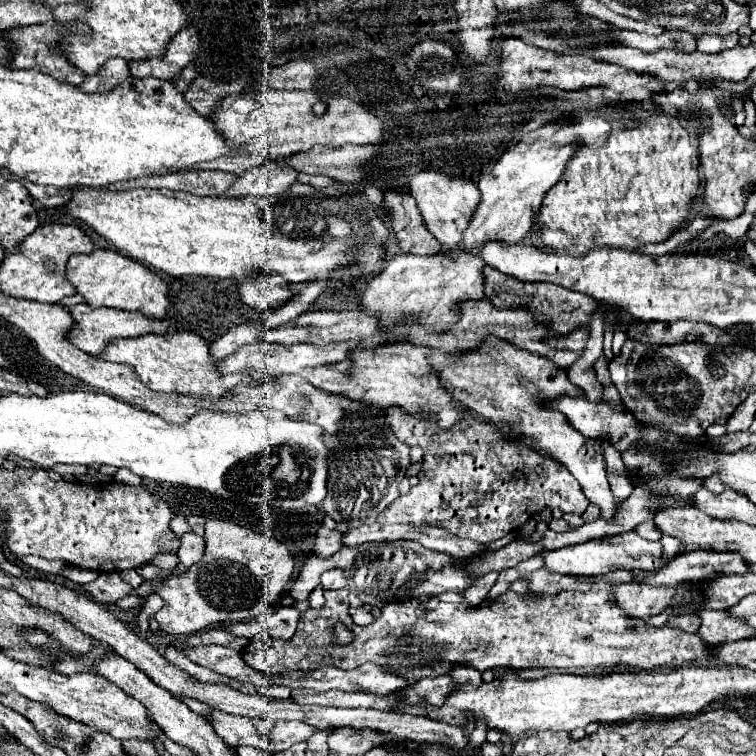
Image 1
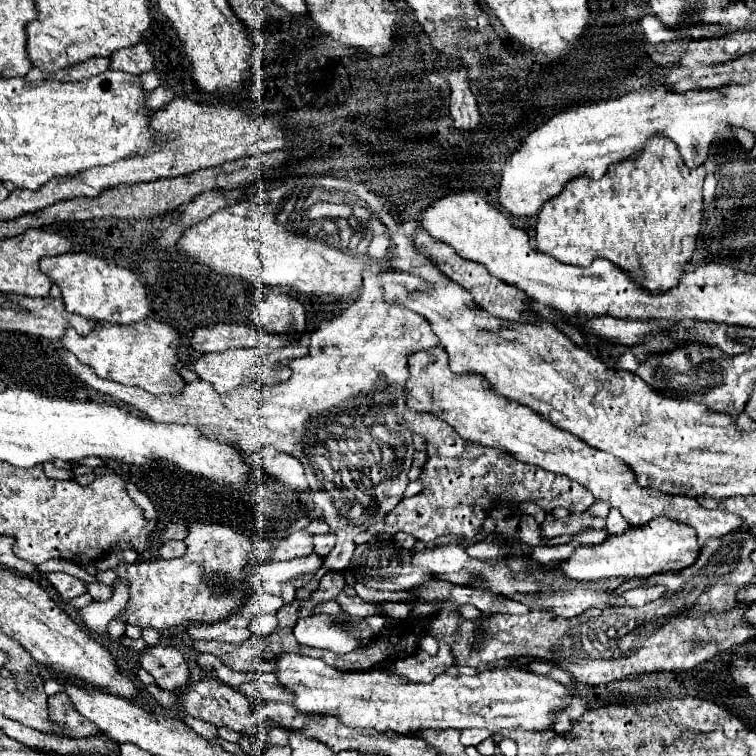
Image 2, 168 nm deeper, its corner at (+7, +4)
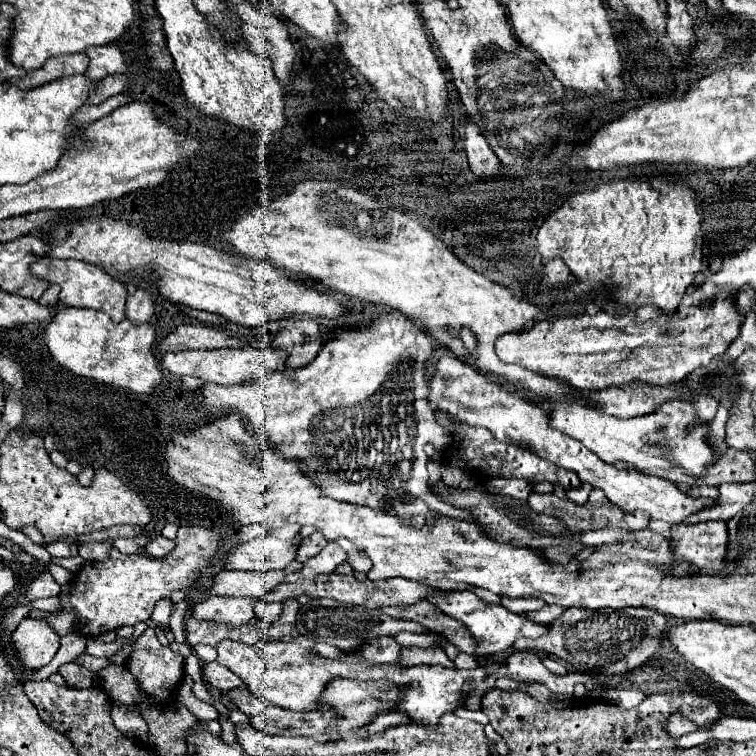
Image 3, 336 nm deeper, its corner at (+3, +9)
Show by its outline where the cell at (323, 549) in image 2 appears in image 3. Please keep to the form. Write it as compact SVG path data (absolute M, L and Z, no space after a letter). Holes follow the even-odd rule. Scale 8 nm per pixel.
M321 533L303 539L303 543L299 545L299 551L297 551L297 559L299 559L299 561L305 561L305 559L317 555L317 553L323 549L325 543L327 543L327 539L325 539Z

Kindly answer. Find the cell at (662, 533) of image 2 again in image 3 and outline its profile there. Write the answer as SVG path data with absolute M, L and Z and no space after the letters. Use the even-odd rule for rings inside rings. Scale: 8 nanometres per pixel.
M703 521L703 523L695 523L695 525L685 525L685 523L671 525L669 549L671 549L671 555L675 557L675 563L671 567L665 567L665 565L659 565L659 567L675 573L677 577L685 577L691 573L697 573L697 575L733 573L733 567L723 565L723 559L727 553L727 525L723 521Z

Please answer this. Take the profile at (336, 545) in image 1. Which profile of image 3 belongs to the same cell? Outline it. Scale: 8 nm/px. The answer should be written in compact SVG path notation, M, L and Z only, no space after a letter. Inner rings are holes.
M263 535L249 543L237 545L223 561L223 567L265 573L271 569L285 569L291 561L295 561L295 553L297 545L293 541L285 543L271 535Z

